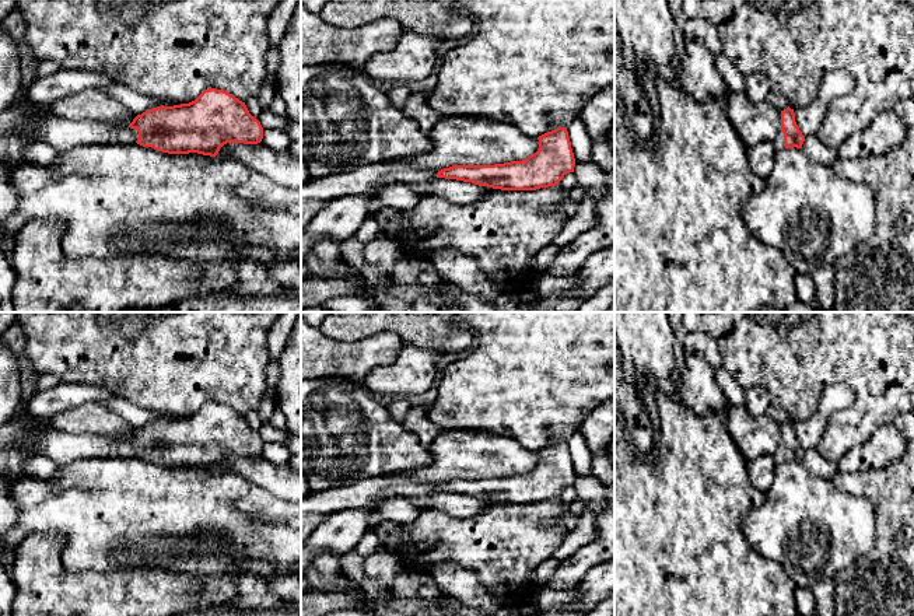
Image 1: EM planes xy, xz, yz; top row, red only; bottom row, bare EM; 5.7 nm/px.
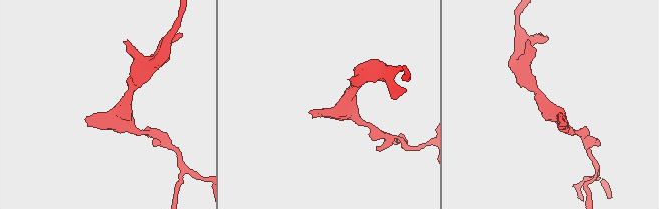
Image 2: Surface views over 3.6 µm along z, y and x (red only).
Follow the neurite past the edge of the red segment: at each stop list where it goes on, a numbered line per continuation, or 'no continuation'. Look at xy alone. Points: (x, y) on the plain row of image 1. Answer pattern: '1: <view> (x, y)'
1: xy (63, 448)

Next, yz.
1: yz (778, 455)

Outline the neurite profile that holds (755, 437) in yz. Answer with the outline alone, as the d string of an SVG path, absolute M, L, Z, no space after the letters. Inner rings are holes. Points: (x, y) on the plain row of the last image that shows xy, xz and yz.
M729 403L725 423L746 461L773 456L781 444L781 426L768 414L754 417L746 407Z

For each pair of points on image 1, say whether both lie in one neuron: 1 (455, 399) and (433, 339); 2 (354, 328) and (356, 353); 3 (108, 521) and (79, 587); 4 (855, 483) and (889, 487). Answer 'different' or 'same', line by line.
1: different
2: different
3: different
4: same

